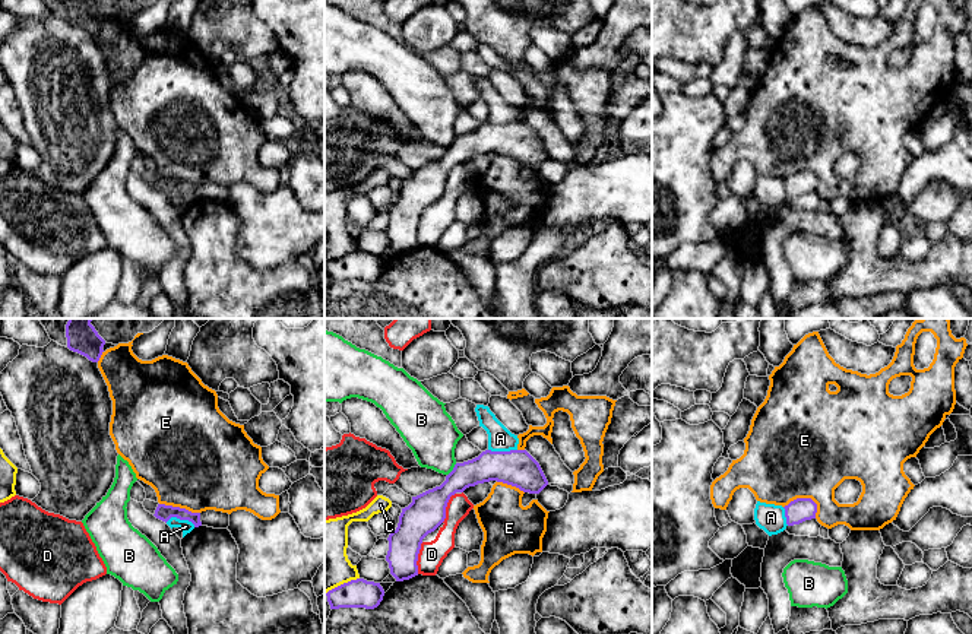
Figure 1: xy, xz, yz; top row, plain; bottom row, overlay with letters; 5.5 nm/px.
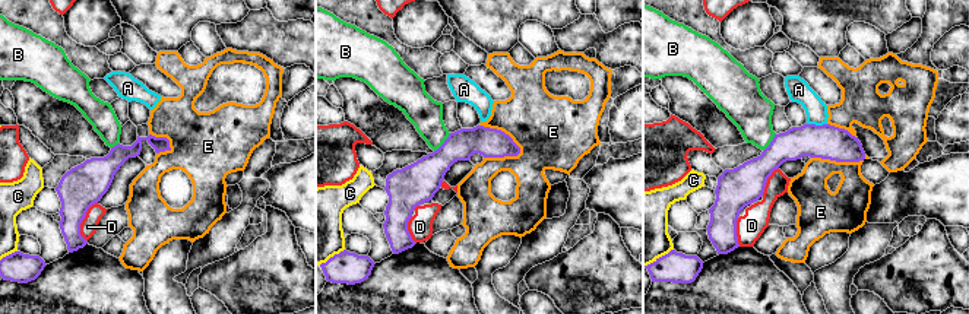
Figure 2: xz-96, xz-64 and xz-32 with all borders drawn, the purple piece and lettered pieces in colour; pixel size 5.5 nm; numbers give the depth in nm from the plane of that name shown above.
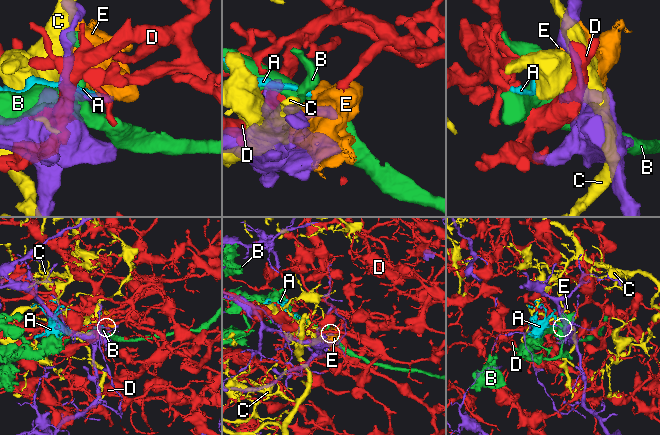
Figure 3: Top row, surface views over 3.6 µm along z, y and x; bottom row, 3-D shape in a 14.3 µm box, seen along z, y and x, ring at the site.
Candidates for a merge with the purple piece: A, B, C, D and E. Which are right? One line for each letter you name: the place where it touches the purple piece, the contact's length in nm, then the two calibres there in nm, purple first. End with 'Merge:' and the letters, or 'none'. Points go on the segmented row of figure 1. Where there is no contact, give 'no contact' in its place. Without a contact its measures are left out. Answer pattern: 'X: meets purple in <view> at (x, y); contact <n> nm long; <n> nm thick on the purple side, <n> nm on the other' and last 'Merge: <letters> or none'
Merge: none

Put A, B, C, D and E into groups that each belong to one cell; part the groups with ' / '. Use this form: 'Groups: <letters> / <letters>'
Groups: A / B / C / D / E

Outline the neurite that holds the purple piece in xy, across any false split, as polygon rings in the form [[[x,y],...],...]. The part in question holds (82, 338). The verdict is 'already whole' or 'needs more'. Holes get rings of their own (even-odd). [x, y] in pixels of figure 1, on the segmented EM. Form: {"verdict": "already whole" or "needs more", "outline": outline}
{"verdict": "already whole", "outline": [[[69,318],[66,324],[67,348],[86,356],[92,362],[98,362],[105,340],[91,324],[94,318]]]}

